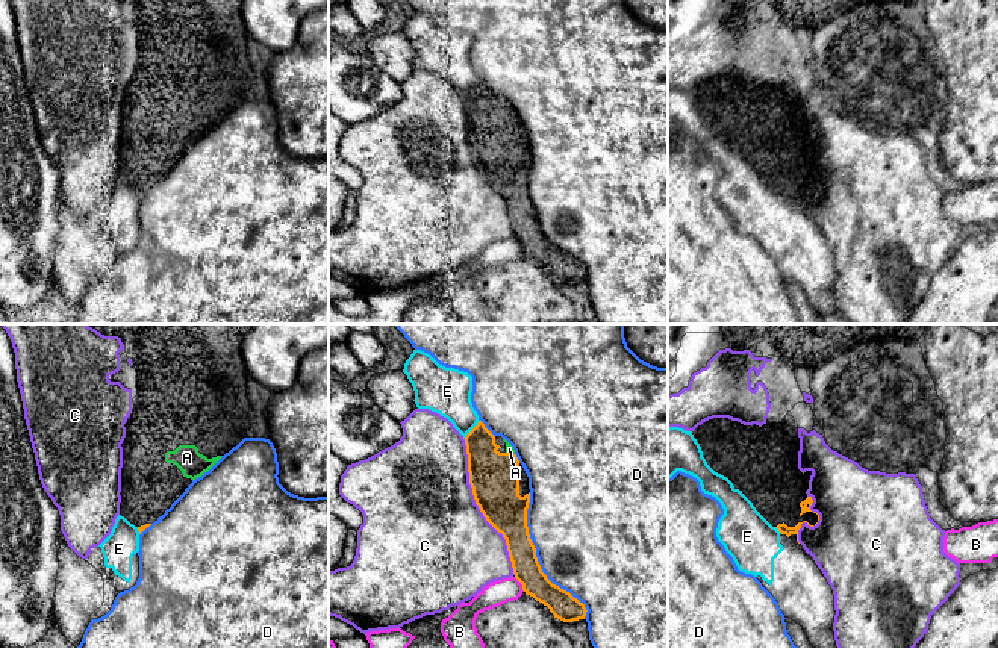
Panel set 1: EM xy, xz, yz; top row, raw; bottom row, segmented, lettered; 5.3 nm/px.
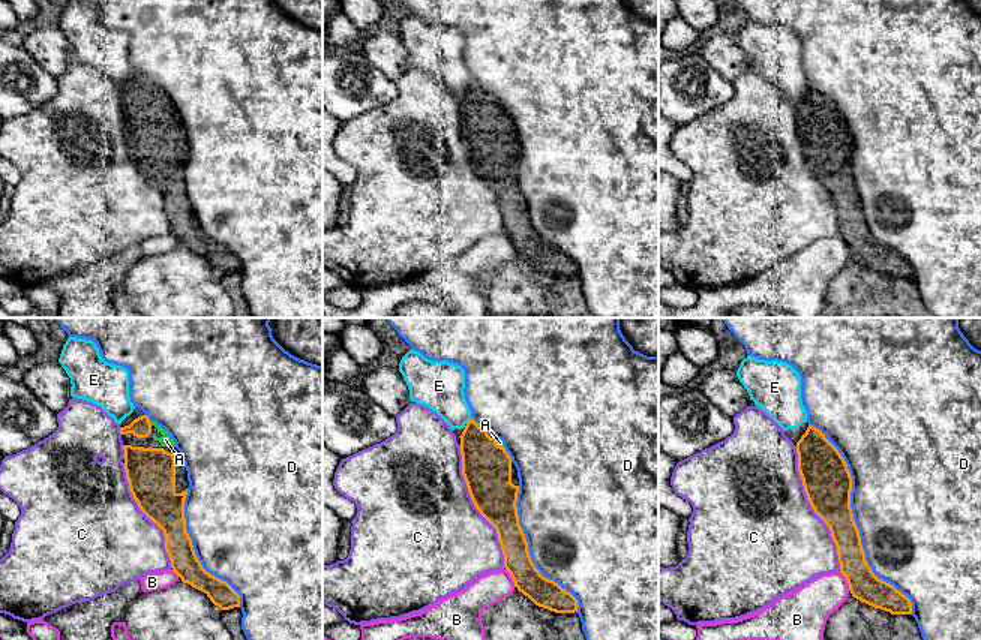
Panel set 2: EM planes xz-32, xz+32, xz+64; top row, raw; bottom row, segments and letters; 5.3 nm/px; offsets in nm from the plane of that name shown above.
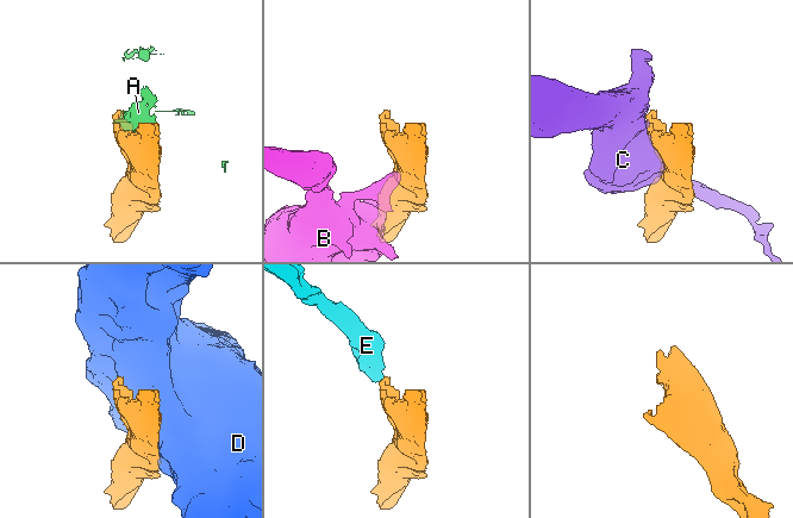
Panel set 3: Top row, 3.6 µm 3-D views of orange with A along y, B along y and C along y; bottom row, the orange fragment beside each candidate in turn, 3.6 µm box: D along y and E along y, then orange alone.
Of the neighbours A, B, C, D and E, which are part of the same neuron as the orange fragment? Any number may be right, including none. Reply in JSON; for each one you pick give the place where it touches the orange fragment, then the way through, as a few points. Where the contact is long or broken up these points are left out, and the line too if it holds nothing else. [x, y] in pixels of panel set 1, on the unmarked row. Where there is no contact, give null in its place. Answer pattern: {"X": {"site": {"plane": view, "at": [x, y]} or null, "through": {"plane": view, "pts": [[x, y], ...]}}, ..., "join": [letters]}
{"join": []}

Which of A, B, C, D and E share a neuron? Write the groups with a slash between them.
A D / B / C / E

